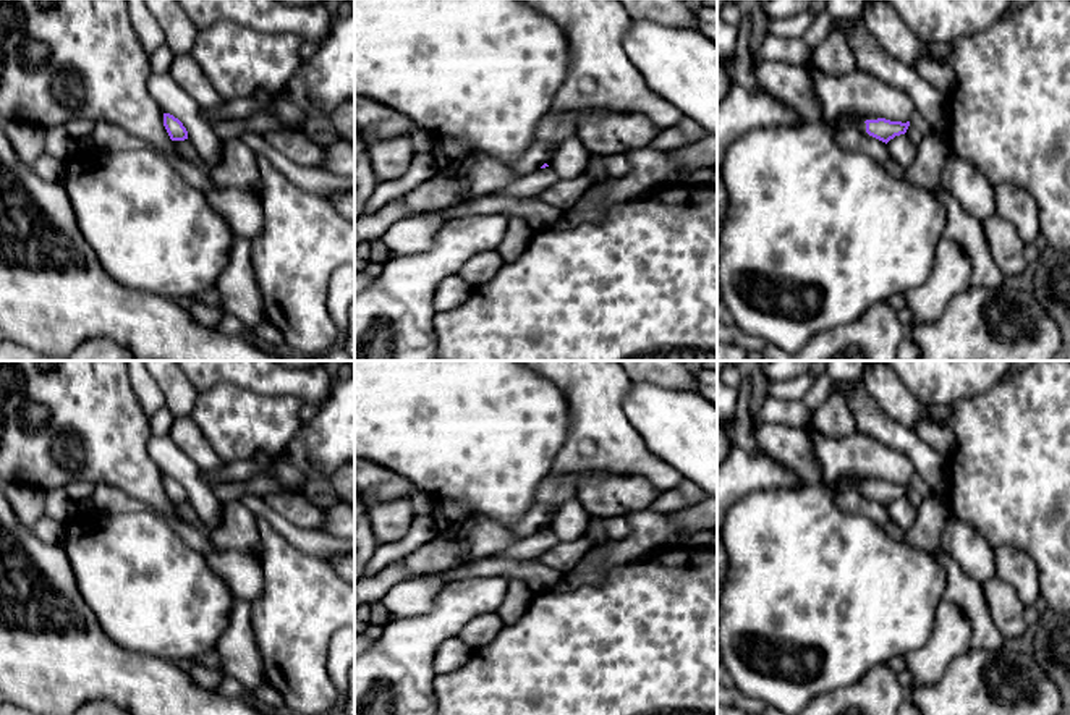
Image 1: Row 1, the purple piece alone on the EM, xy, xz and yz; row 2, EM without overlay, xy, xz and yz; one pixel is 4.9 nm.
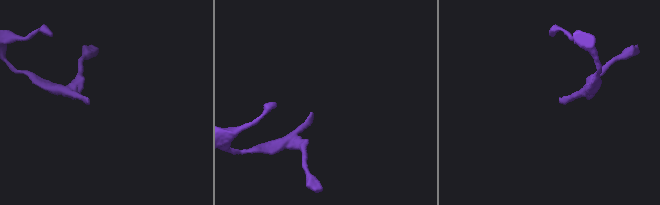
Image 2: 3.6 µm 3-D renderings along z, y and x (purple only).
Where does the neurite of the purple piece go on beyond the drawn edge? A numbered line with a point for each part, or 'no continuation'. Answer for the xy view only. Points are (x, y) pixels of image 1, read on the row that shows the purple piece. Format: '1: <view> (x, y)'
no continuation

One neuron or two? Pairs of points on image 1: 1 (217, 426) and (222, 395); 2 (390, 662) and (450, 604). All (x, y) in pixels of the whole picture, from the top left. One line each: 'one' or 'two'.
1: one
2: one

